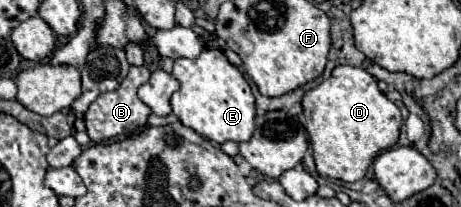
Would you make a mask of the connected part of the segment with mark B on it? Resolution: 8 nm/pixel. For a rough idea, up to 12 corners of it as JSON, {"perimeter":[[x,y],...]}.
{"perimeter":[[130,66],[112,92],[84,114],[92,142],[132,134],[152,110],[136,90],[148,68]]}

